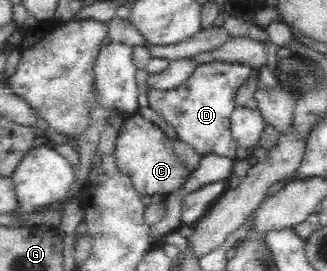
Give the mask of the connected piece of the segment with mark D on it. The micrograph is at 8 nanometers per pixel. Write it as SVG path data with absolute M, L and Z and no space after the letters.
M208 62L195 67L190 77L171 90L146 88L149 107L161 114L173 126L179 140L194 148L200 156L218 154L235 159L238 144L233 138L231 114L238 107L235 96L242 82L248 78L252 66L233 62Z

